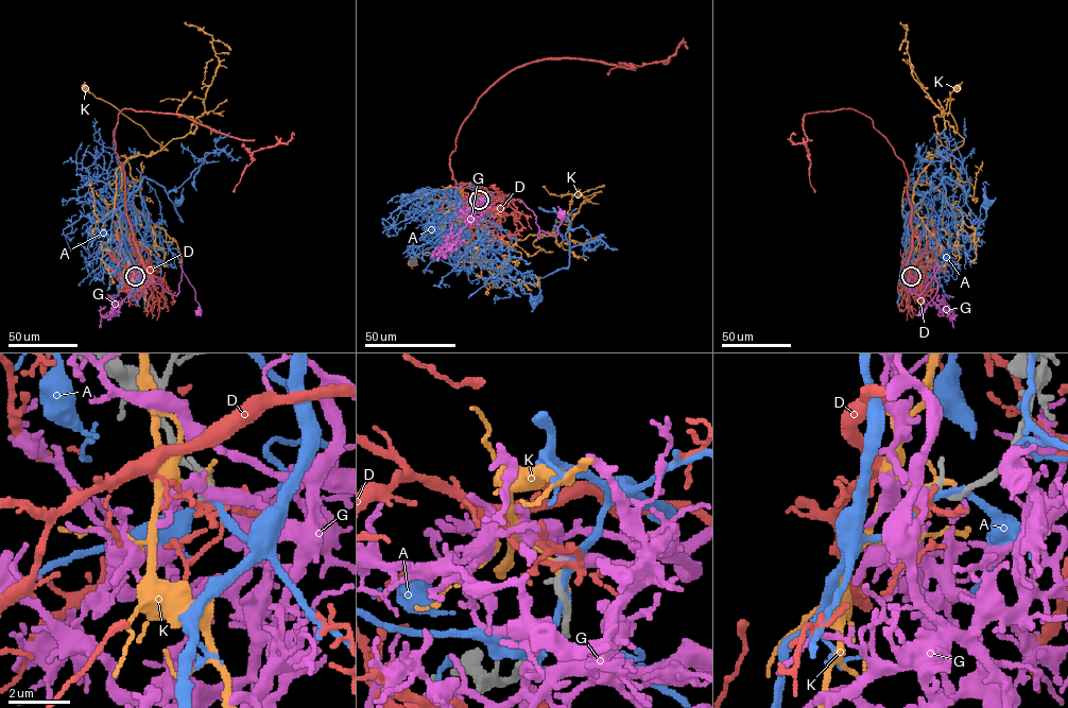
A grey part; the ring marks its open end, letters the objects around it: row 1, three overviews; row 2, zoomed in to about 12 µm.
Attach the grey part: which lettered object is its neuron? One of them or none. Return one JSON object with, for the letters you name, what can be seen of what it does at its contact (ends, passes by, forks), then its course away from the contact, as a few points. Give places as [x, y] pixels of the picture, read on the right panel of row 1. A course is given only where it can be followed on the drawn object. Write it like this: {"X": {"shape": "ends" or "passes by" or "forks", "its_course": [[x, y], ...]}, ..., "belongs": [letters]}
{"G": {"shape": "passes by", "its_course": [[911, 276], [910, 291], [919, 295], [940, 266], [934, 269], [937, 292], [922, 312]]}, "belongs": ["G"]}

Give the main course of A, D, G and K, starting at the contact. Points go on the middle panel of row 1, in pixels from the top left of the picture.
A: (479, 202), (484, 197), (458, 197), (491, 246), (537, 285), (534, 300)
D: (478, 201), (493, 196), (466, 201), (450, 155), (499, 80), (546, 59), (642, 66), (687, 49)
G: (479, 201), (499, 196), (519, 199), (536, 217), (539, 238), (539, 230), (556, 235), (563, 220), (561, 214)
K: (478, 201), (461, 221), (451, 203), (452, 216), (519, 252), (514, 266), (457, 252), (412, 260)

